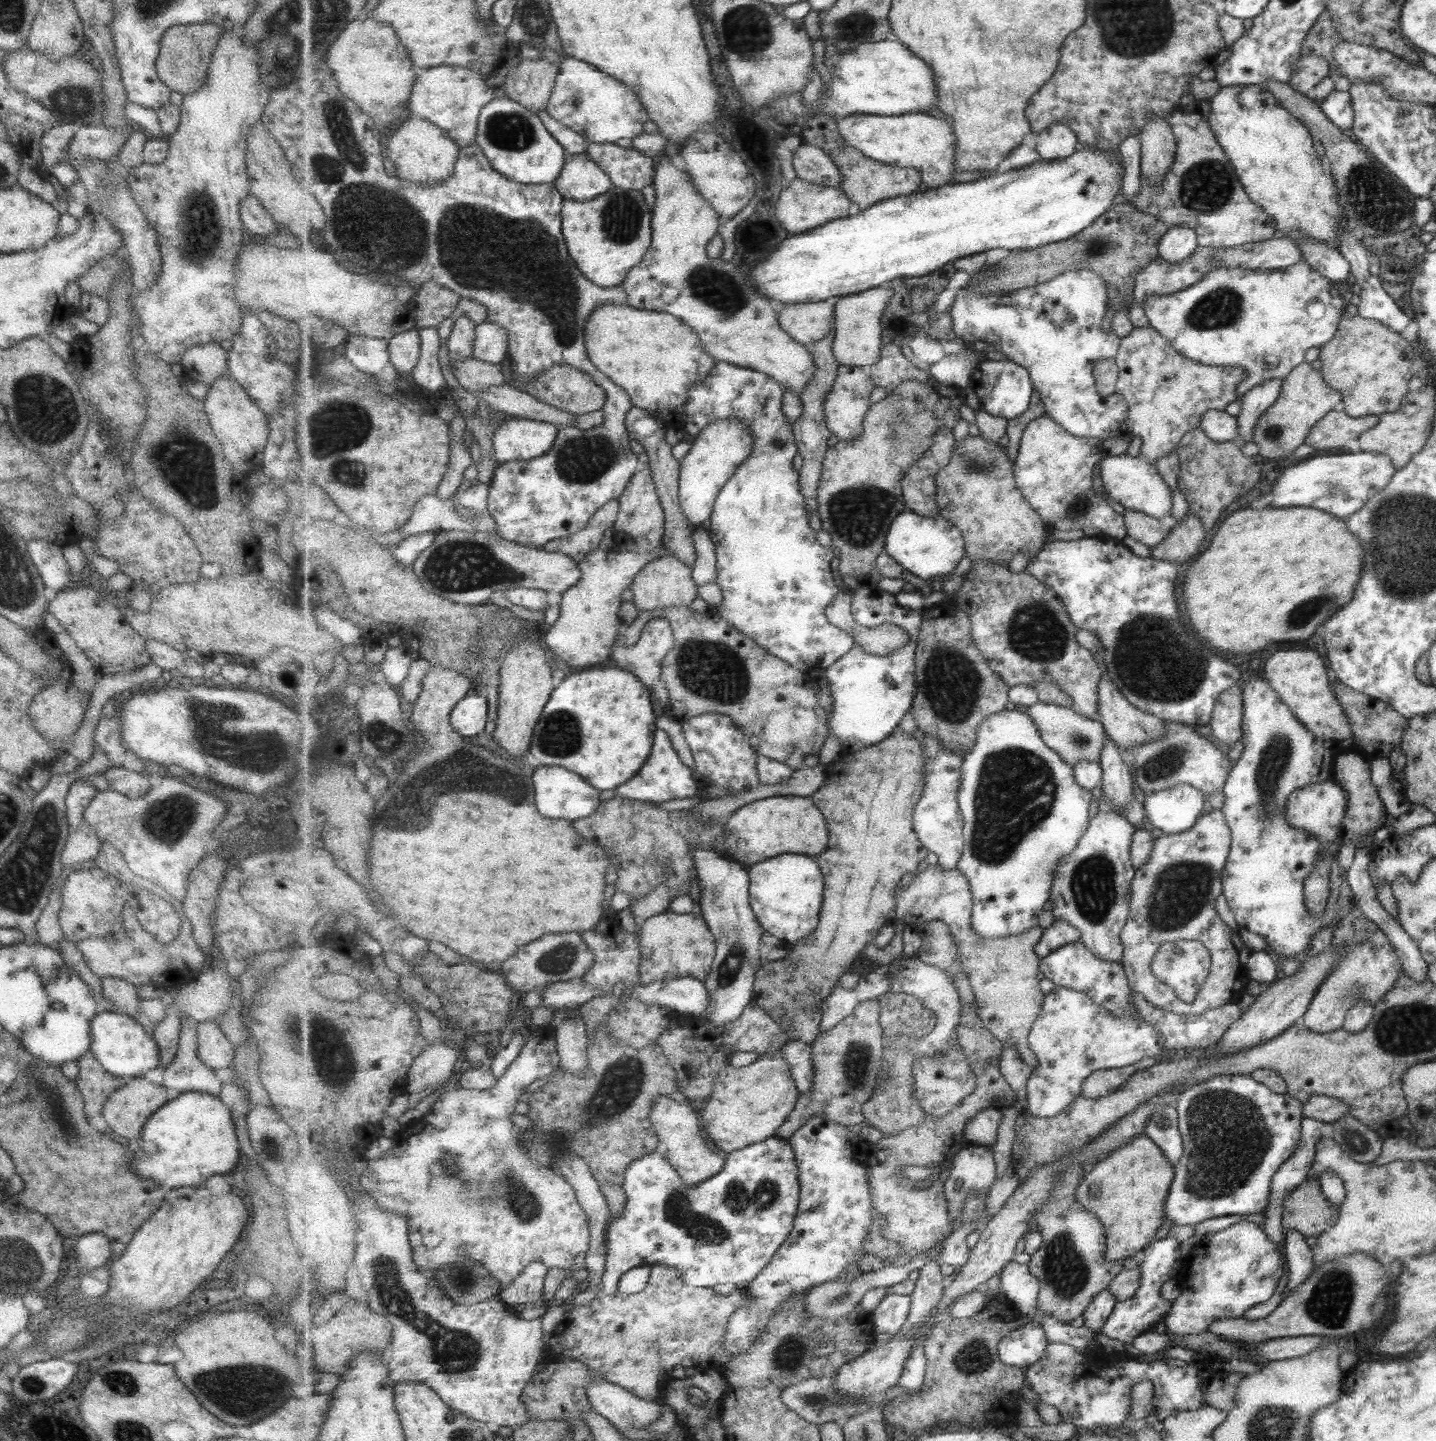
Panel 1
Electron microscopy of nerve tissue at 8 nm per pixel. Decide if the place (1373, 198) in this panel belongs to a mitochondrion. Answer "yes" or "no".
yes

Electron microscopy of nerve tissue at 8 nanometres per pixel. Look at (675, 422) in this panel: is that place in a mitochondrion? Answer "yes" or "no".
no

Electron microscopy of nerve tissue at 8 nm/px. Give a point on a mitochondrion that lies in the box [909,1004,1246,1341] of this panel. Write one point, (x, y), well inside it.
(1066, 1273)

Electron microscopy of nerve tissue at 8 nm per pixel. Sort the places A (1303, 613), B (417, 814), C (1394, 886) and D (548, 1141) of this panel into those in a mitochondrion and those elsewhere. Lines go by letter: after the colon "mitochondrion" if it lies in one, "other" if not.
A: mitochondrion
B: mitochondrion
C: other
D: mitochondrion

